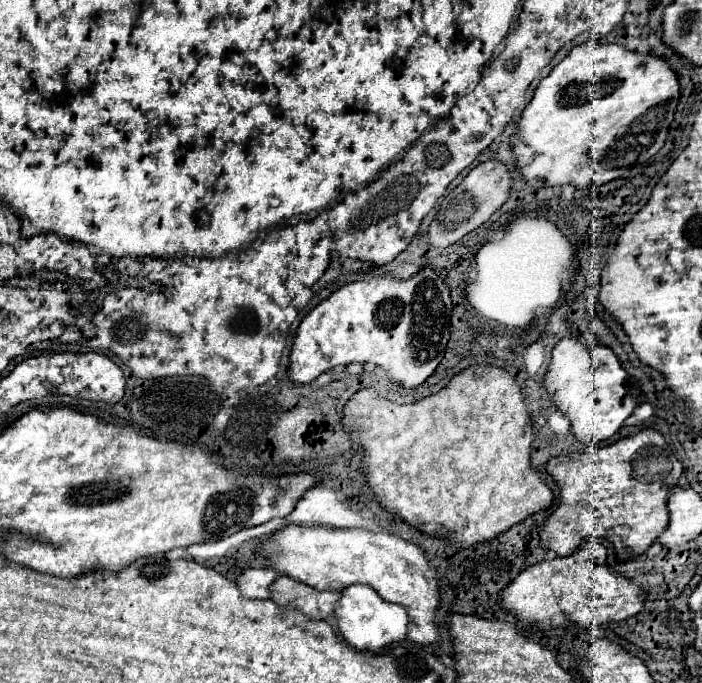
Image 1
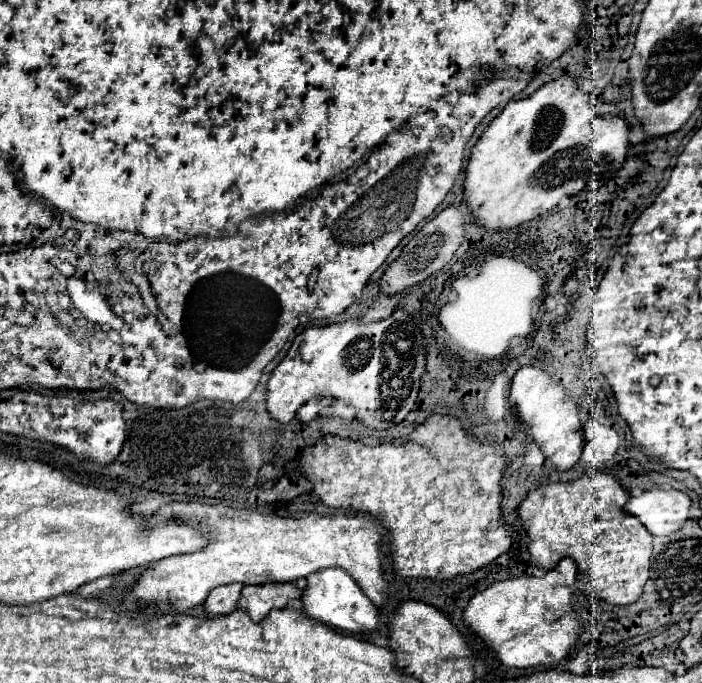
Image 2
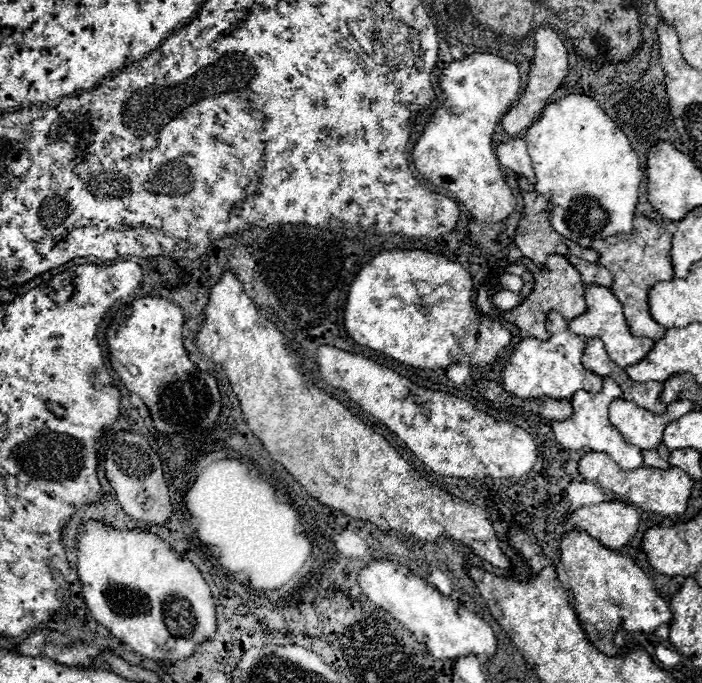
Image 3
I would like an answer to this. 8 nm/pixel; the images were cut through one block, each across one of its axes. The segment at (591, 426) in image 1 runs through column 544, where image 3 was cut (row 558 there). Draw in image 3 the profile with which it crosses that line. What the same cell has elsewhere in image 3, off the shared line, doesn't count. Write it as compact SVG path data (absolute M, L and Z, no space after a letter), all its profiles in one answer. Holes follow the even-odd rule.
M376 558L360 570L358 584L368 600L388 610L404 628L414 632L418 640L428 646L434 658L456 660L468 654L492 656L496 652L496 636L484 618L466 610L456 600L440 594L434 586L414 576L408 566L386 558Z

